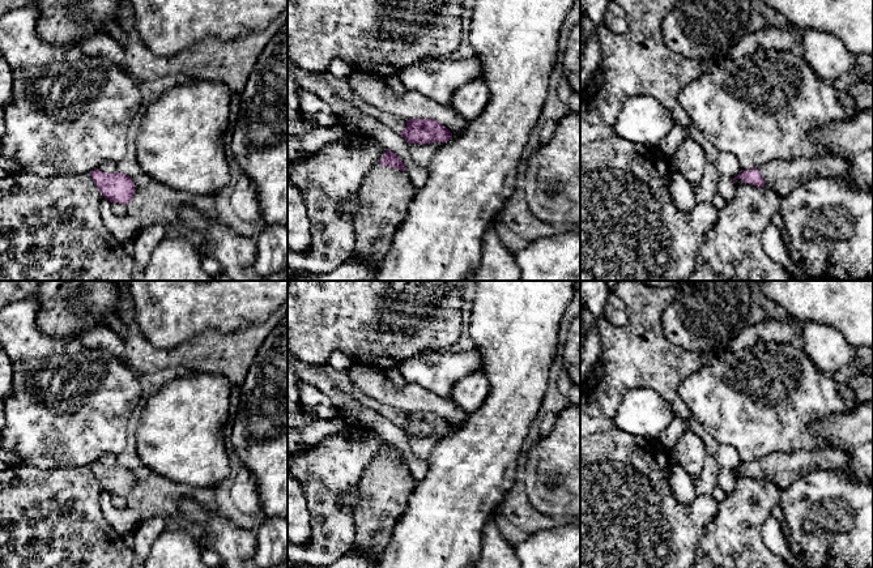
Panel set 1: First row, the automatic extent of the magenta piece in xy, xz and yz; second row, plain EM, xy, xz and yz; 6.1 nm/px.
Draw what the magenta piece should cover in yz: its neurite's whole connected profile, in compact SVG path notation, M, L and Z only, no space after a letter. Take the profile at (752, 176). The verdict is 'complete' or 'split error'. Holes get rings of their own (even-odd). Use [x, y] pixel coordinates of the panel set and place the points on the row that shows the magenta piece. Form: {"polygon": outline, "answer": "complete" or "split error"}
{"polygon": "M815 155L792 161L774 161L758 168L742 170L733 179L744 180L750 185L768 187L784 197L795 188L817 178L844 176L848 162L842 155Z", "answer": "split error"}

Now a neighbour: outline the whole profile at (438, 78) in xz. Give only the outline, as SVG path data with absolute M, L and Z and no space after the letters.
M476 56L461 60L434 57L414 63L397 76L408 91L425 95L439 104L450 104L460 86L481 78L481 61Z

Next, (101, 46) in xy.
M105 33L86 38L80 44L80 48L90 57L103 59L119 67L123 67L125 61L125 51L123 46Z

